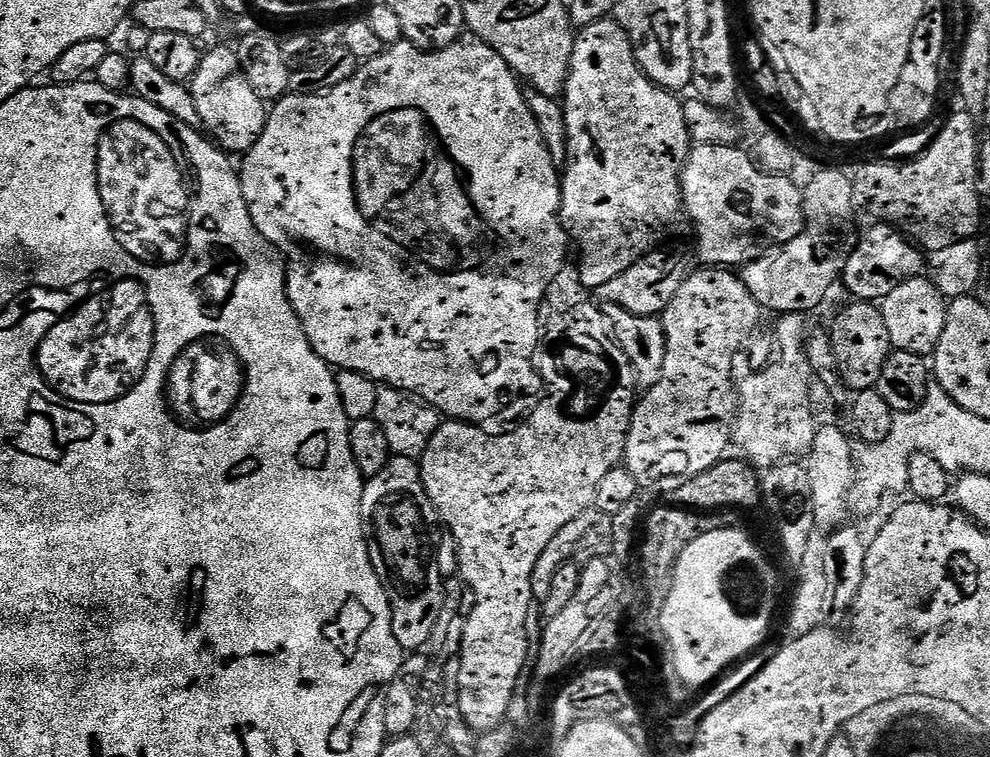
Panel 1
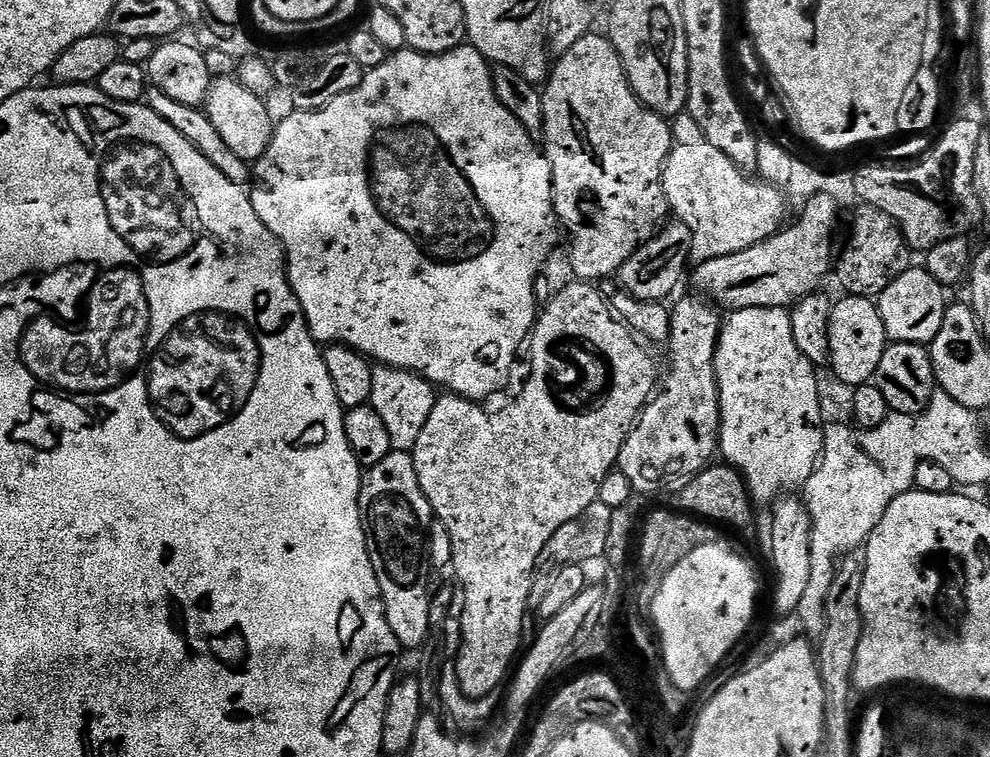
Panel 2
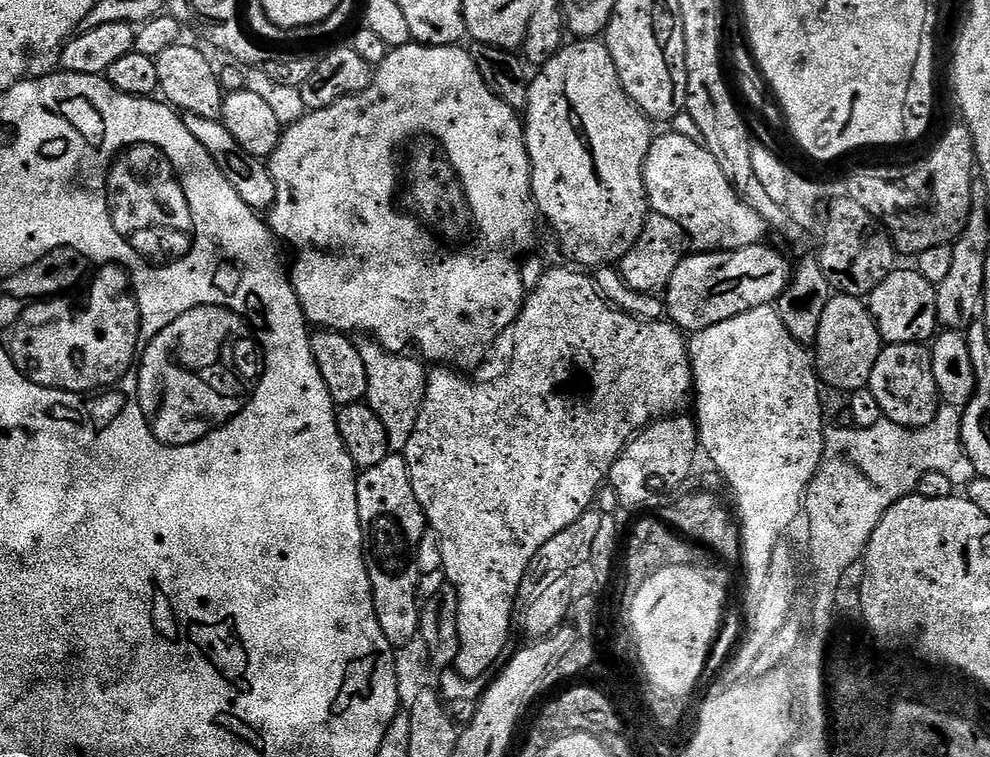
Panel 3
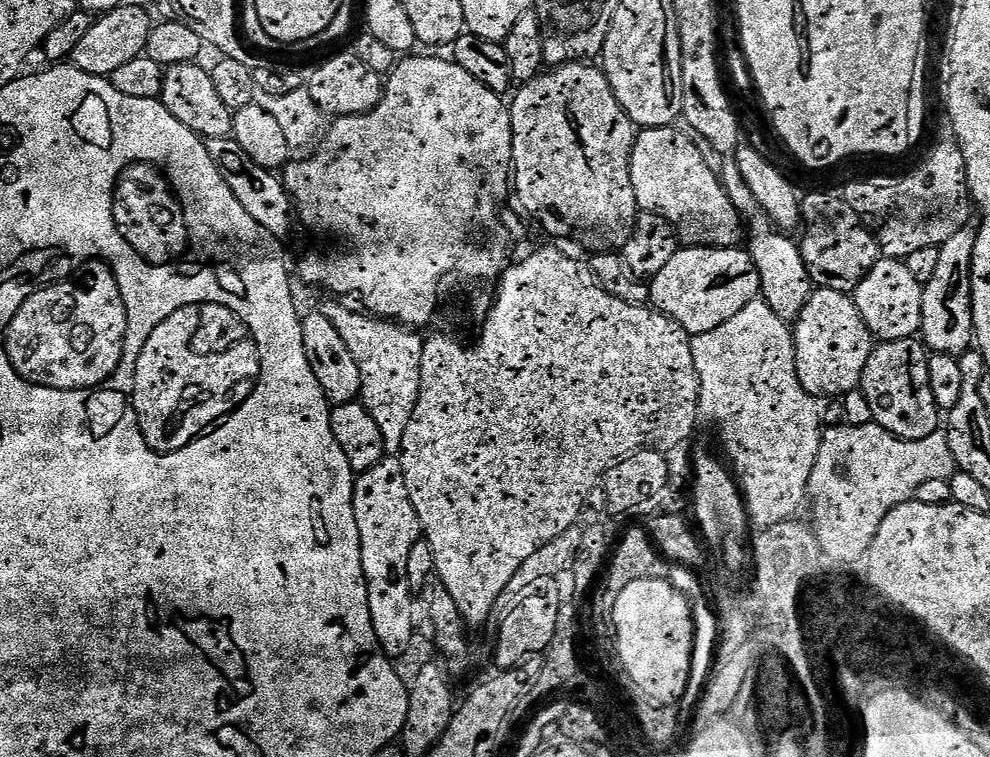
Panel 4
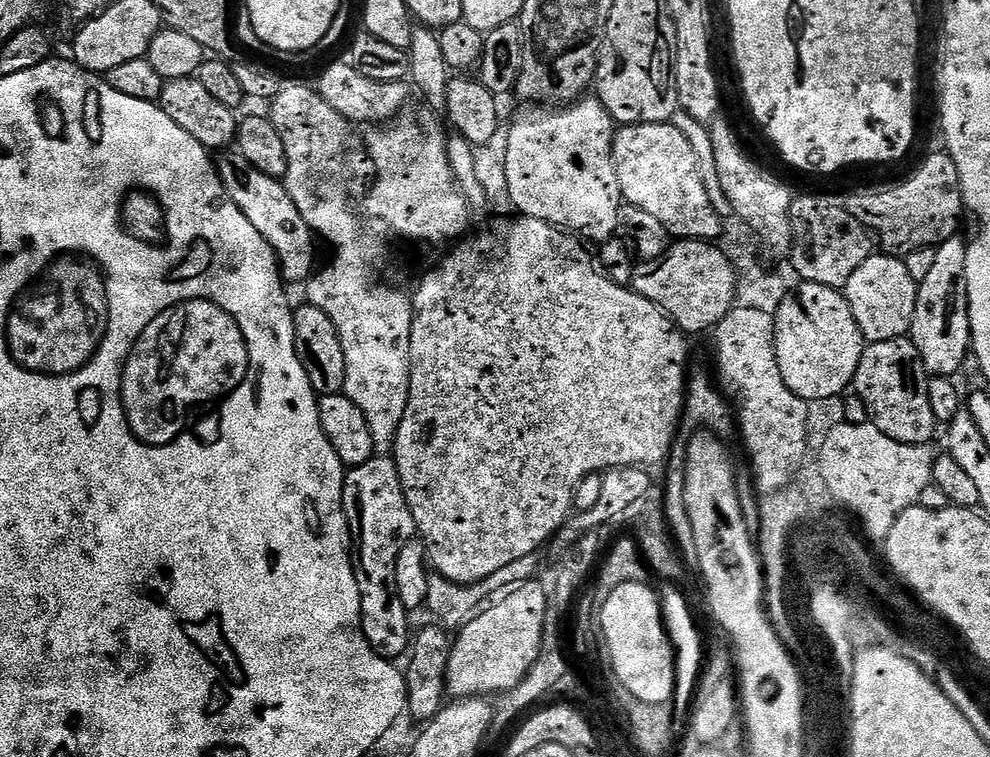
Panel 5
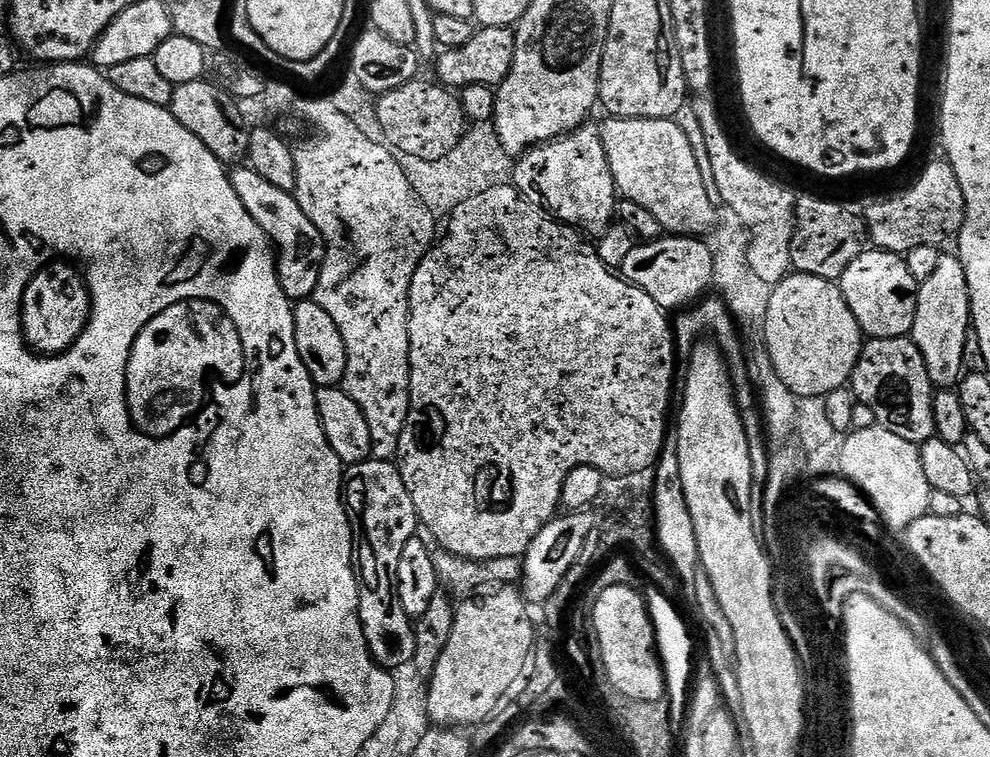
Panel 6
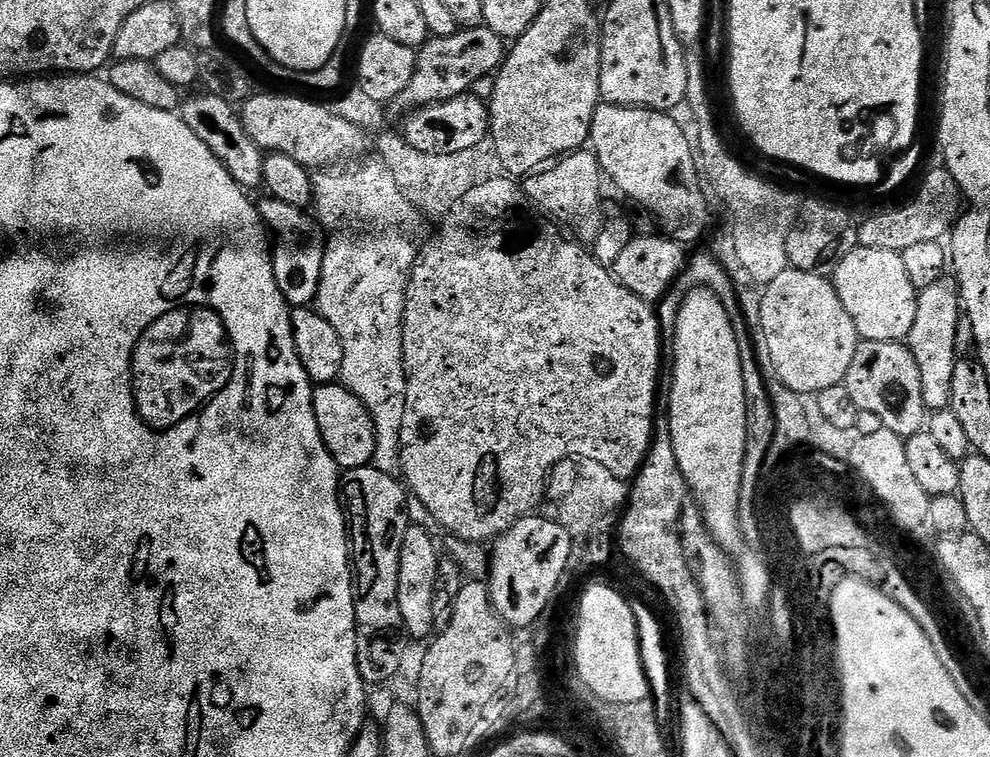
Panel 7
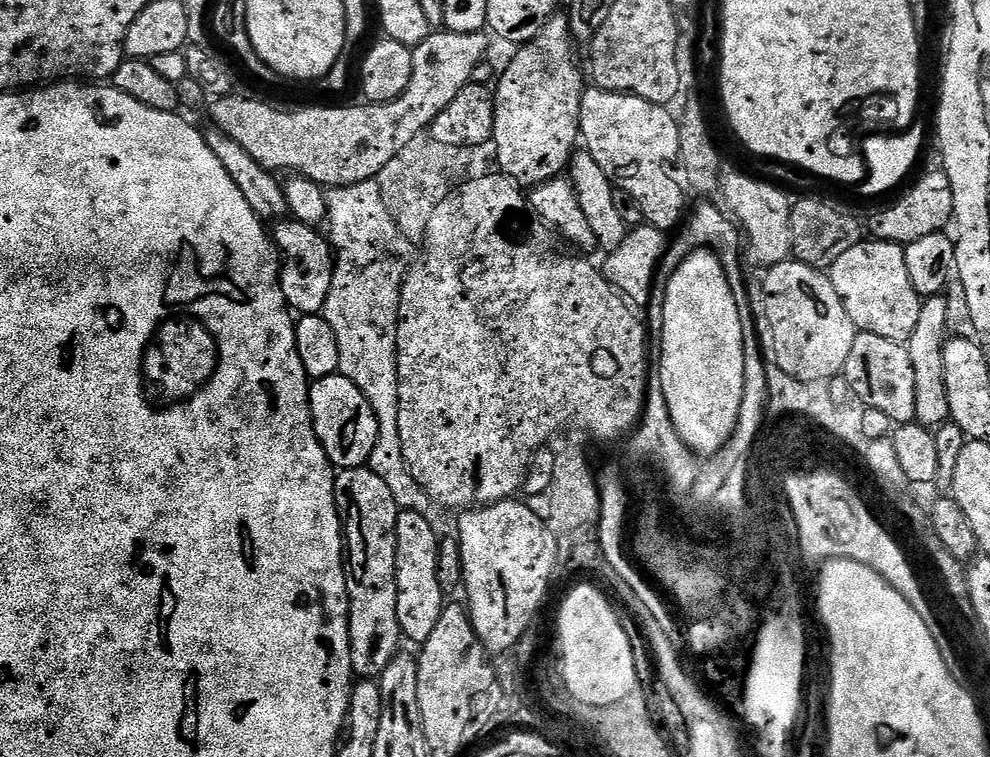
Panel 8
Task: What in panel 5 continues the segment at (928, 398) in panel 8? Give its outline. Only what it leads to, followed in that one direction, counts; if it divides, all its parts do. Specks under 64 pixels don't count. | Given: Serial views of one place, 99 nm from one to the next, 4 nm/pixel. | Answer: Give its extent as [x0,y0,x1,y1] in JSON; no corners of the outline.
[910,235,972,377]

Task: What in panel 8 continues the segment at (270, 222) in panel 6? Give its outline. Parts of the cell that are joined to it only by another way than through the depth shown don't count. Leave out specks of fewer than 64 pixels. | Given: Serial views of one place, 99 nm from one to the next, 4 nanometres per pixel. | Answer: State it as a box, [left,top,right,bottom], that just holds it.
[274,218,336,316]

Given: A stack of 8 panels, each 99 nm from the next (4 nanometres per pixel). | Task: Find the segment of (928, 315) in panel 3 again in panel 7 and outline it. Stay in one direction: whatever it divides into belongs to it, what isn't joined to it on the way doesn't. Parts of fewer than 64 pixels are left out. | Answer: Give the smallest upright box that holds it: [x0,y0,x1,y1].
[834,246,918,341]

